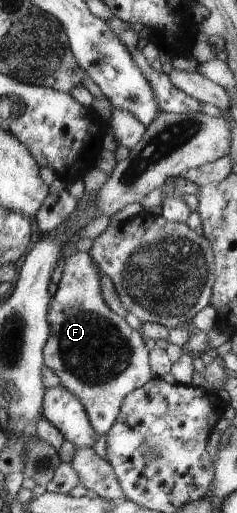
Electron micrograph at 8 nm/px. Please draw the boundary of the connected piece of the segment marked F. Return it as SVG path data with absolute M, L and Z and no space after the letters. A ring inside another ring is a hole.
M77 249L71 252L64 261L57 287L47 311L51 335L43 349L44 364L59 377L61 386L79 399L87 412L91 427L101 437L115 425L125 396L153 378L149 365L150 350L145 346L142 333L130 327L123 317L107 307L101 289L101 272L89 252Z

